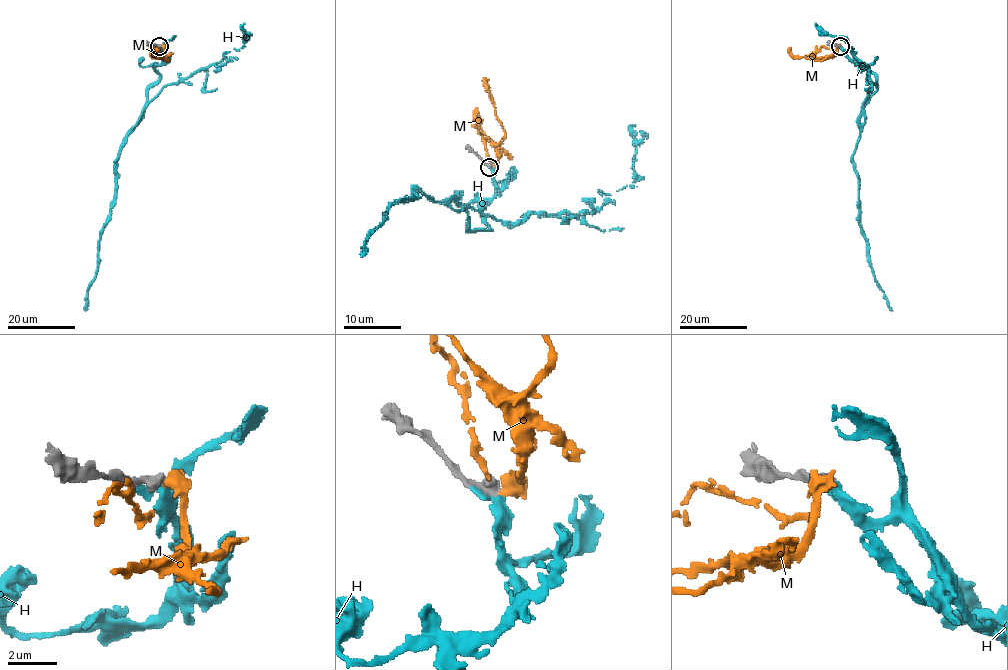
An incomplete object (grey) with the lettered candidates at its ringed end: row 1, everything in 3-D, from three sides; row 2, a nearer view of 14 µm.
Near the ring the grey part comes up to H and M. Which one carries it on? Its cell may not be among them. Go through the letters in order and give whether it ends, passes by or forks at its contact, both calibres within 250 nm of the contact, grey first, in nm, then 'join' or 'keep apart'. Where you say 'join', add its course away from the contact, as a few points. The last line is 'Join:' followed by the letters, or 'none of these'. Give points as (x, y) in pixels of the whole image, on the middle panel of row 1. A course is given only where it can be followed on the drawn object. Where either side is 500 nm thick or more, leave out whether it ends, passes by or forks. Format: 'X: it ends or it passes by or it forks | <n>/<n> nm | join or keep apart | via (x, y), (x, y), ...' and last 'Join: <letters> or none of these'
H: it ends | 480/360 nm | join | via (490, 166), (487, 229), (470, 229), (455, 201), (418, 188), (384, 214), (361, 257)
M: 440/600 nm | keep apart
Join: H

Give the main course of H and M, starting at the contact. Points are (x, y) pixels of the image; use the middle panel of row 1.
H: (490, 166), (487, 229), (470, 229), (455, 201), (418, 188), (384, 214), (361, 257)
M: (493, 166), (497, 162), (504, 129), (496, 114), (490, 90), (483, 80)

